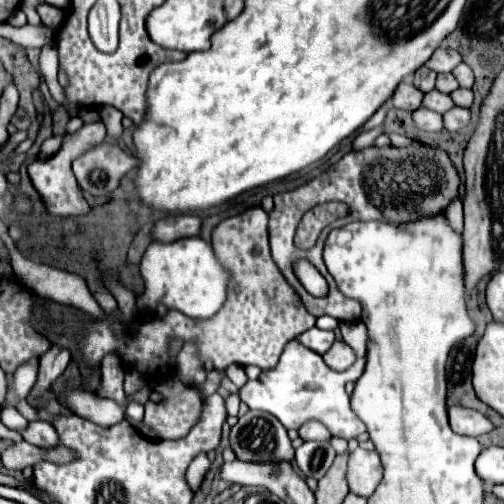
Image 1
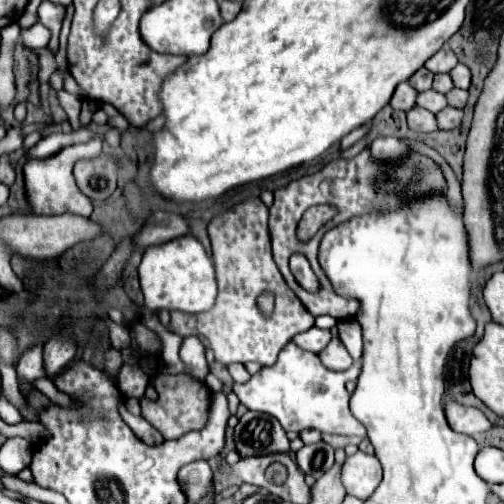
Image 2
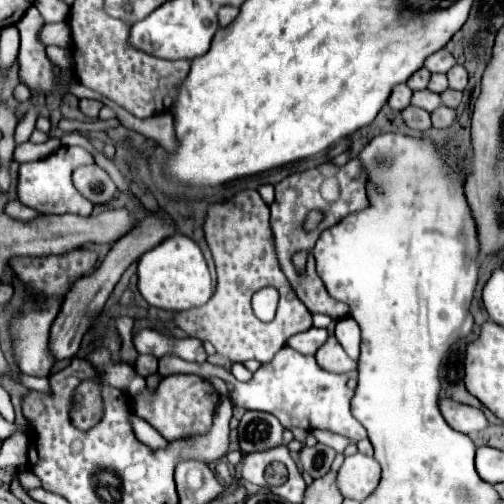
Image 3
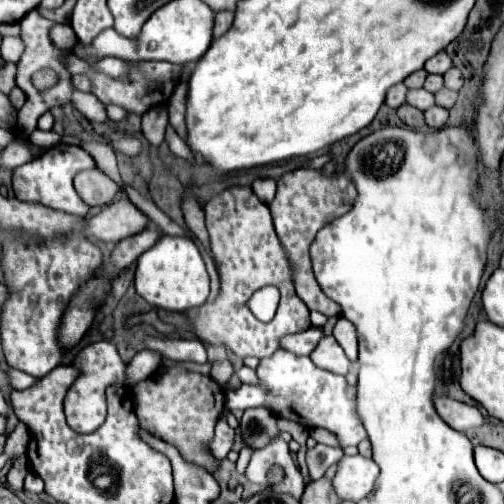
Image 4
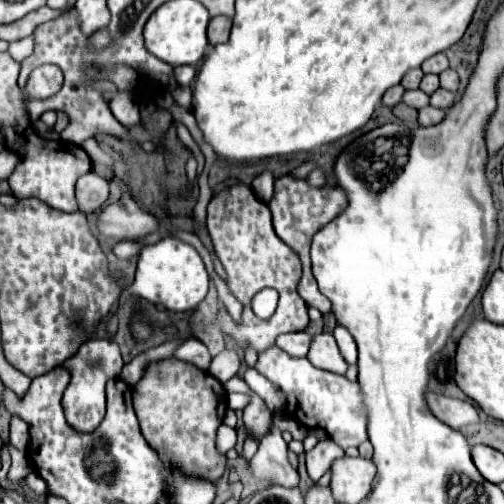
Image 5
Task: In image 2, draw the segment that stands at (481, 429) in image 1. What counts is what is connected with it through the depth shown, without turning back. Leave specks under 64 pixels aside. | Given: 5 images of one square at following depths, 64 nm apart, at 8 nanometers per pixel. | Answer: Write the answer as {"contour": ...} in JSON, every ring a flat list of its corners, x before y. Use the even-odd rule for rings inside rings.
{"contour":[[446,402,444,404,444,412,446,412,446,420,448,420,450,428,460,432,460,434,472,436,472,434,486,432,486,430,492,428,488,418,480,410,462,406,458,402]]}

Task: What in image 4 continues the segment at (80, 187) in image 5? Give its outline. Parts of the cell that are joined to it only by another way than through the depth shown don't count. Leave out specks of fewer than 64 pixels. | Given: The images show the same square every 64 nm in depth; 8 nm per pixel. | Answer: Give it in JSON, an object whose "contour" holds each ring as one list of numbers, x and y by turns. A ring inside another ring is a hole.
{"contour":[[98,168,80,172,74,178,74,188,78,196,92,208,92,206,104,206,108,204,114,194,118,192,118,186]]}

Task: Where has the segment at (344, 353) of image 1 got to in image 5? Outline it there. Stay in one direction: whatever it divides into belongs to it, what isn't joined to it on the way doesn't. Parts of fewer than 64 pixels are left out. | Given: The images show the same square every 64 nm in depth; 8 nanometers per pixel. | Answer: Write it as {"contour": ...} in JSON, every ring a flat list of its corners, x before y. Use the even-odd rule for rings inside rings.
{"contour":[[322,332,322,334,316,334,312,336,312,344,310,344,310,350,308,350,308,356,306,356,316,368,322,368,322,370,332,370,336,374,344,374,348,364,346,360,342,358,338,346,336,346,336,340,332,334,328,332]]}

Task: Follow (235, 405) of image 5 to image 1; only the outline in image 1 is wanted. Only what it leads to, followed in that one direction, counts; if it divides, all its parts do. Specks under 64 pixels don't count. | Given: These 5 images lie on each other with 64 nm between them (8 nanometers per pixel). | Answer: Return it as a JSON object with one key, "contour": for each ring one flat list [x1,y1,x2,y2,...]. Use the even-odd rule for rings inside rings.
{"contour":[[292,340,282,356,276,368,264,370,256,380,248,380,238,394,242,394,242,402,248,404,250,410,262,410,276,416,286,430,298,430,302,424,310,420,322,422,332,436,340,438,356,438,366,432,366,426,356,414,350,410,350,398,344,390,344,384,348,380,354,380,360,374,360,370,350,368,344,372,336,372,328,368,320,354,304,348,296,340]]}

